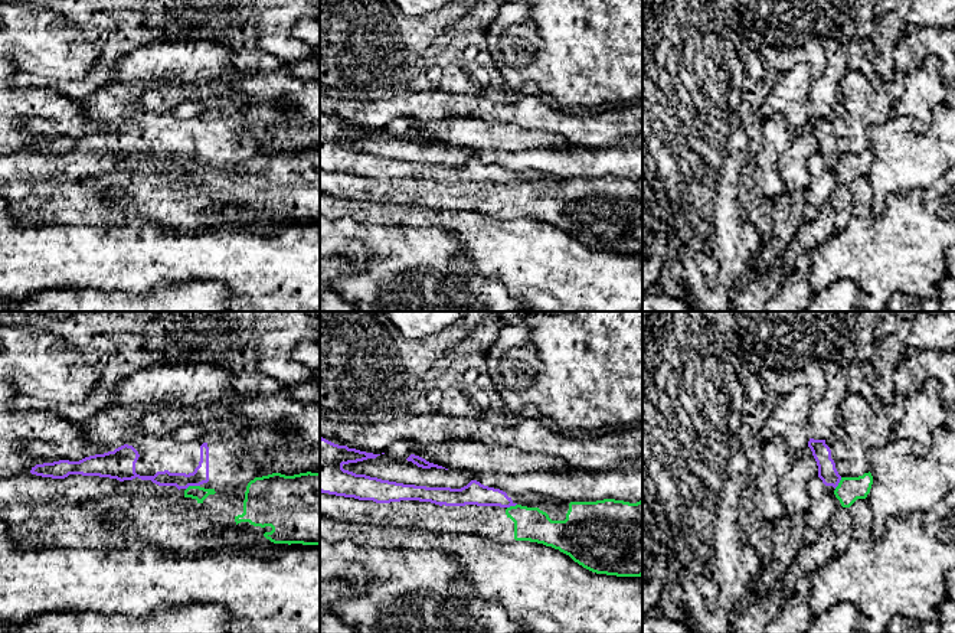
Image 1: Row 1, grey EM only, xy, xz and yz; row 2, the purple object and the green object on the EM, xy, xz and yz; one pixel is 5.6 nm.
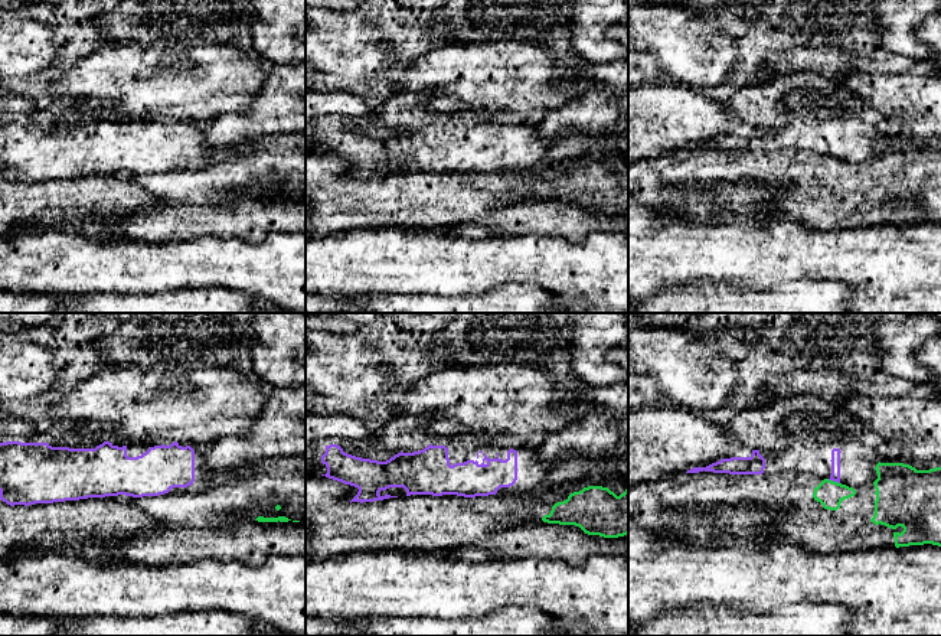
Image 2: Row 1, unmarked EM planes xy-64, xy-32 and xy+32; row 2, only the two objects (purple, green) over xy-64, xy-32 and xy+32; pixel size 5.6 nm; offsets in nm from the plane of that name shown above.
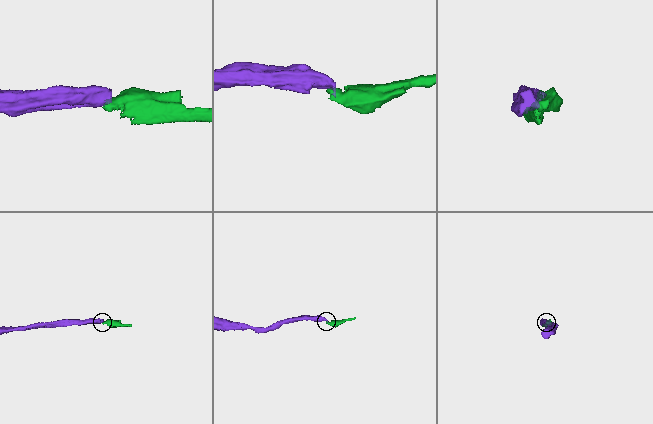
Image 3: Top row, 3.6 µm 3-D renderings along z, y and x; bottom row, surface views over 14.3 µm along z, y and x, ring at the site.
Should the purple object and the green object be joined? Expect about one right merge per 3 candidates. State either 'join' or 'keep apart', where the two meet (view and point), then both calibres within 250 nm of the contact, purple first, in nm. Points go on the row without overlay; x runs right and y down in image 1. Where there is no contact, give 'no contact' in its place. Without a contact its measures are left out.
keep apart; contact xy (192, 162); calibres 90 and 80 nm

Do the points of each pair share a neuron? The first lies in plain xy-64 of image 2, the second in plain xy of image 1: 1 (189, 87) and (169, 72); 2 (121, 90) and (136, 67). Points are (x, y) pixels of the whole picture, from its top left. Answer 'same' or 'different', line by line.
1: same
2: same

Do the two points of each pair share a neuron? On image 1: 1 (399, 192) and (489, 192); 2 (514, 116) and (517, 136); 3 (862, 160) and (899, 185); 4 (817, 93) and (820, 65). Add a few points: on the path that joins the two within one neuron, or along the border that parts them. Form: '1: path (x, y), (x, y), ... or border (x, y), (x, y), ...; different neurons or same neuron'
1: path (421, 192), (467, 195); same neuron
2: border (483, 118), (513, 123), (549, 133); different neurons
3: border (870, 149), (872, 165), (867, 170); different neurons
4: border (827, 42), (826, 69), (814, 78); different neurons

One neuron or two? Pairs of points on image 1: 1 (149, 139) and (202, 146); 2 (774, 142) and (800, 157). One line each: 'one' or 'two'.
1: one
2: two

